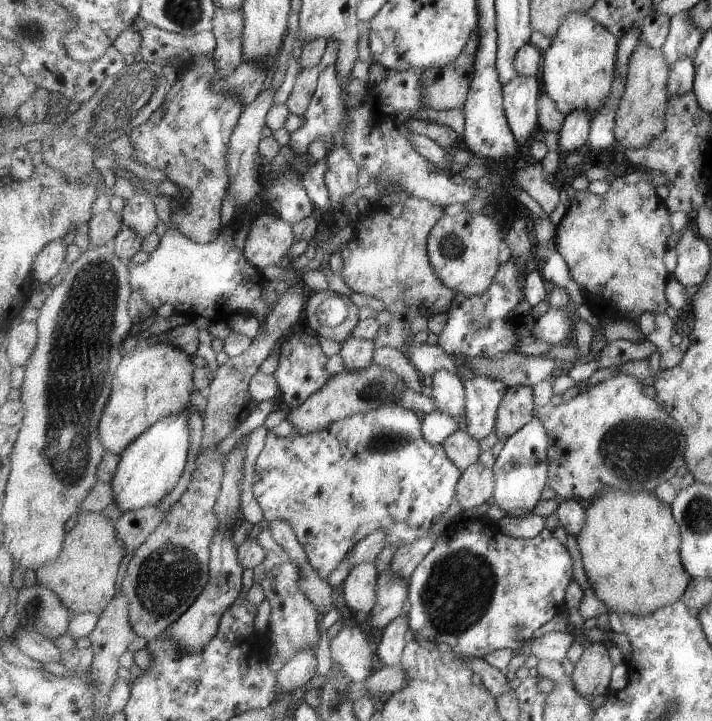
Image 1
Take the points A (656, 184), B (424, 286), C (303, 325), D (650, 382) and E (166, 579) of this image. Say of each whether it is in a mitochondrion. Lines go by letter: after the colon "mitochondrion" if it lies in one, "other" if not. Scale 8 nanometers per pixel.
A: other
B: other
C: other
D: other
E: mitochondrion

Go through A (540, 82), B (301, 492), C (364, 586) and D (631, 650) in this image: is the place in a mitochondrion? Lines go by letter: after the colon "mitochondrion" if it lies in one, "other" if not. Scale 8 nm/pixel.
A: other
B: other
C: other
D: other

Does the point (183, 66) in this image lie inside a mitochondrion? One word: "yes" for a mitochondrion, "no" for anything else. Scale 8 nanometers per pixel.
no

